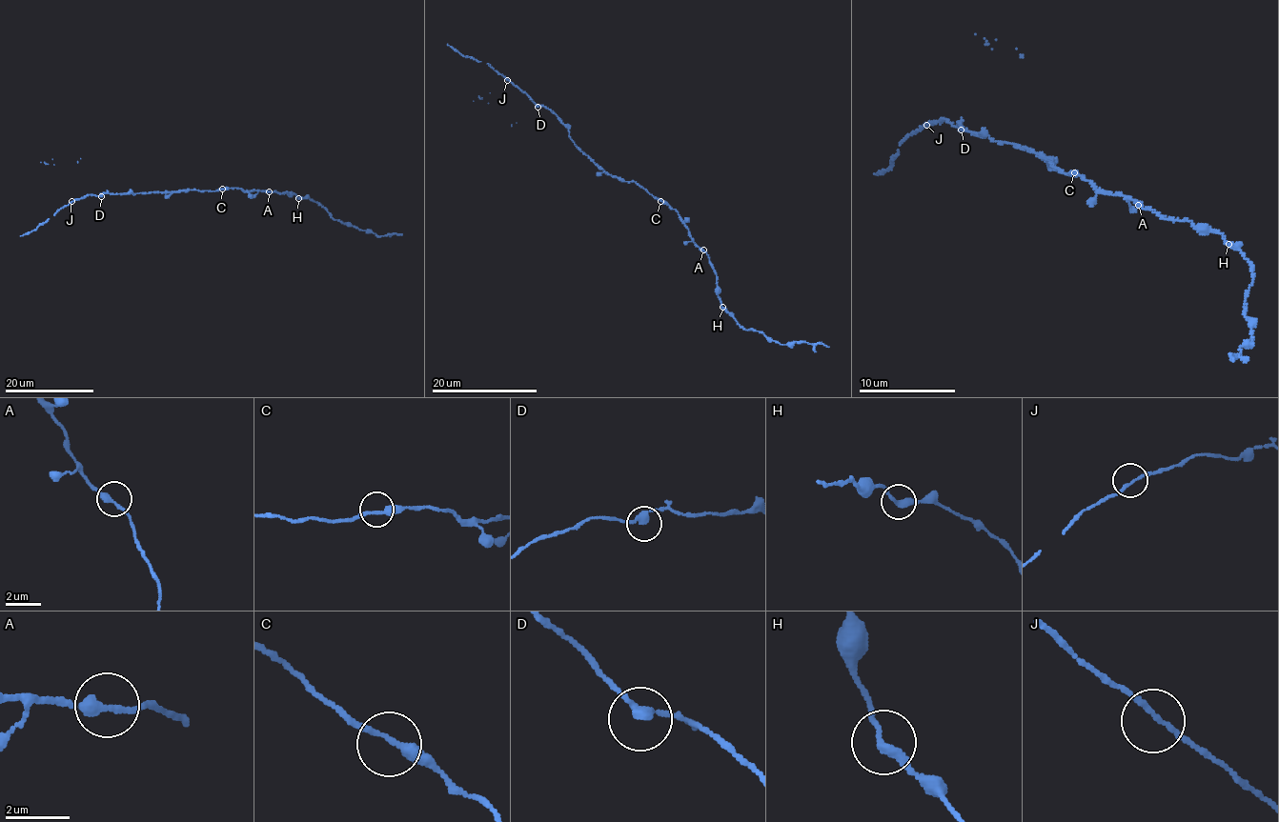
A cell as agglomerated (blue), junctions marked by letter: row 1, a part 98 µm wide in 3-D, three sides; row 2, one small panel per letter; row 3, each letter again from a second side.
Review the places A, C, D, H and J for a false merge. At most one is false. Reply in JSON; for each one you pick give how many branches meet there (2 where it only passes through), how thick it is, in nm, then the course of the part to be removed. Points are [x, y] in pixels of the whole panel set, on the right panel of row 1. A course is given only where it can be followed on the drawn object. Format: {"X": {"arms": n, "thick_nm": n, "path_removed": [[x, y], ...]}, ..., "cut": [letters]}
{"cut": []}

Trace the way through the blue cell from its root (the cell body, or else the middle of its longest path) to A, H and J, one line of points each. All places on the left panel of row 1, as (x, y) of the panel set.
A: (222, 190), (237, 188), (244, 190), (269, 191)
H: (222, 190), (237, 188), (244, 190), (287, 191), (298, 198)
J: (222, 190), (87, 194), (71, 201)

